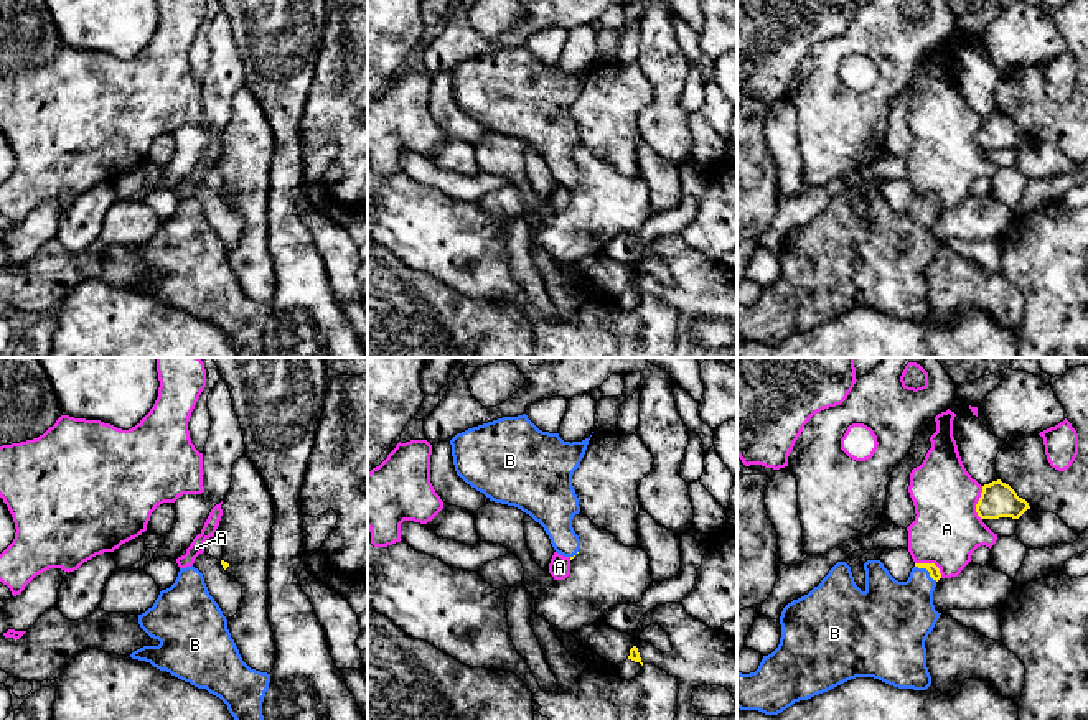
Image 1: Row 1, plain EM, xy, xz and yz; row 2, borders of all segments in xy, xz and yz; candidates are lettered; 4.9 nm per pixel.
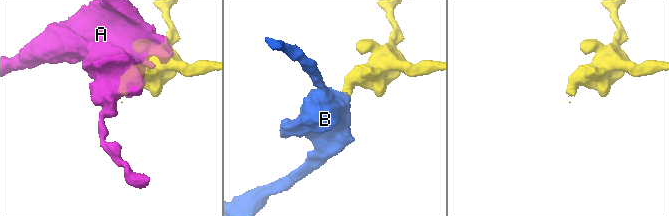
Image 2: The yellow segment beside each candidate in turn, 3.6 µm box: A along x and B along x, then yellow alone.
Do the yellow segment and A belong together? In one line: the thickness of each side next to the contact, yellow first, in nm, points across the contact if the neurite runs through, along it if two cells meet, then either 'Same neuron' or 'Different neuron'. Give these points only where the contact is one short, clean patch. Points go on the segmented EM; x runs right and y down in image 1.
Thickness 180 nm (yellow) against 340 nm. Different neuron

